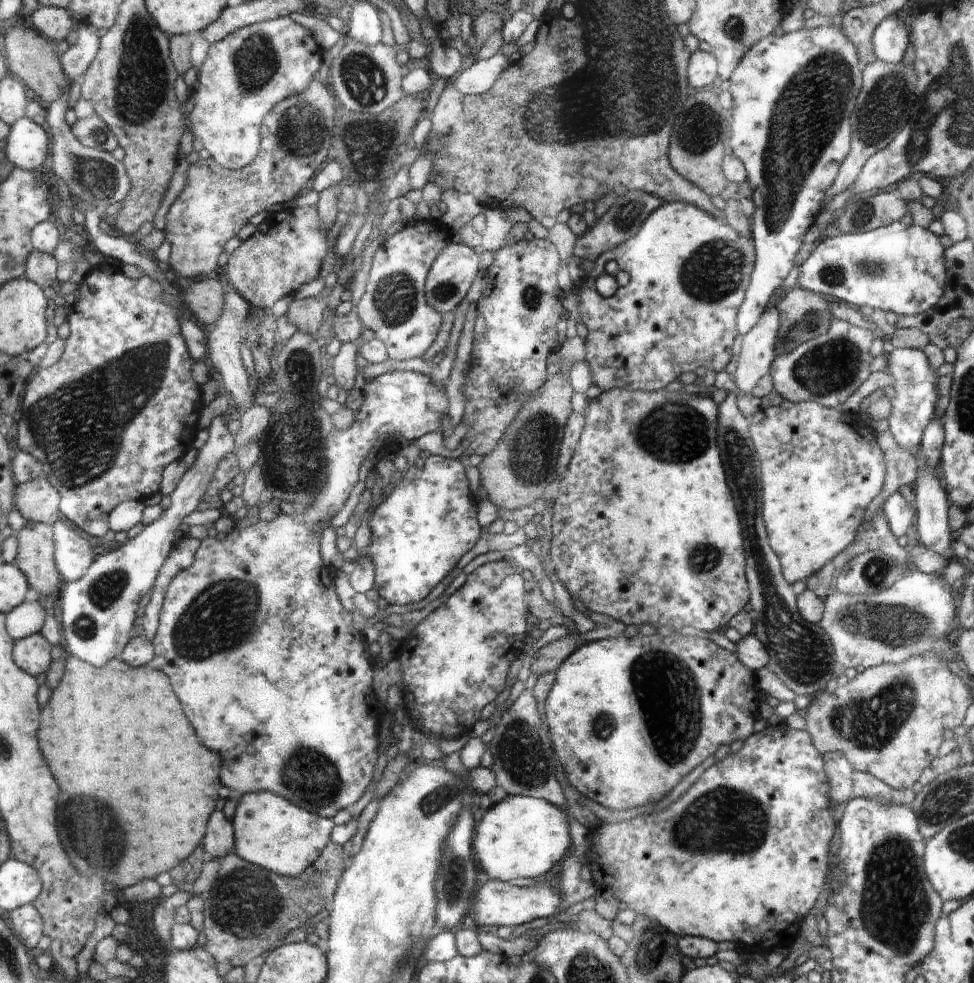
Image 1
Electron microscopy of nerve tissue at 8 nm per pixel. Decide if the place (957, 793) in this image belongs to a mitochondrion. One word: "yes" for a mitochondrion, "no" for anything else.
yes

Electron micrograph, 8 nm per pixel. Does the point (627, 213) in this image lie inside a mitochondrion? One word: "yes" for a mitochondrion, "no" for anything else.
yes

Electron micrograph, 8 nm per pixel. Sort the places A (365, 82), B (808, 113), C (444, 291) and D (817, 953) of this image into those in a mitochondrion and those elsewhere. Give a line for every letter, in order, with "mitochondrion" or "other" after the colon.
A: mitochondrion
B: mitochondrion
C: mitochondrion
D: other

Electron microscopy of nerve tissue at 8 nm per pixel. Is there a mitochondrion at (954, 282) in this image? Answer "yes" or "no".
no

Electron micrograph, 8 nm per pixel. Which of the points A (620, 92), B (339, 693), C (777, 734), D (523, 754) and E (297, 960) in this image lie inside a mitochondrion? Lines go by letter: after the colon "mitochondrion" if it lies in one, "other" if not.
A: mitochondrion
B: other
C: other
D: mitochondrion
E: other

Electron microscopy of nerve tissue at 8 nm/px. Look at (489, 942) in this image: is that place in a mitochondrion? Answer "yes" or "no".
no

